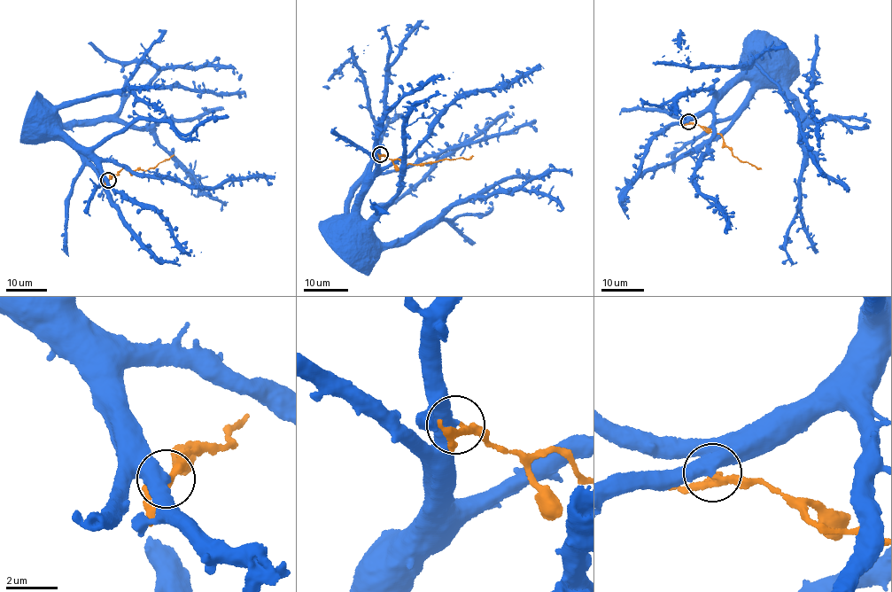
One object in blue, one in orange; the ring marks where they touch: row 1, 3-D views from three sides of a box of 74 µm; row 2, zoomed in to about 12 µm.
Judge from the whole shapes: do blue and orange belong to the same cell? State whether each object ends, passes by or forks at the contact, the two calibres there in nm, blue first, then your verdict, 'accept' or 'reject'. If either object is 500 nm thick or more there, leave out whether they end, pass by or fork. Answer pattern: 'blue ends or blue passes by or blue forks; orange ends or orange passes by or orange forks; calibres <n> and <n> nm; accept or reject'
calibres 500 and 200 nm; reject

